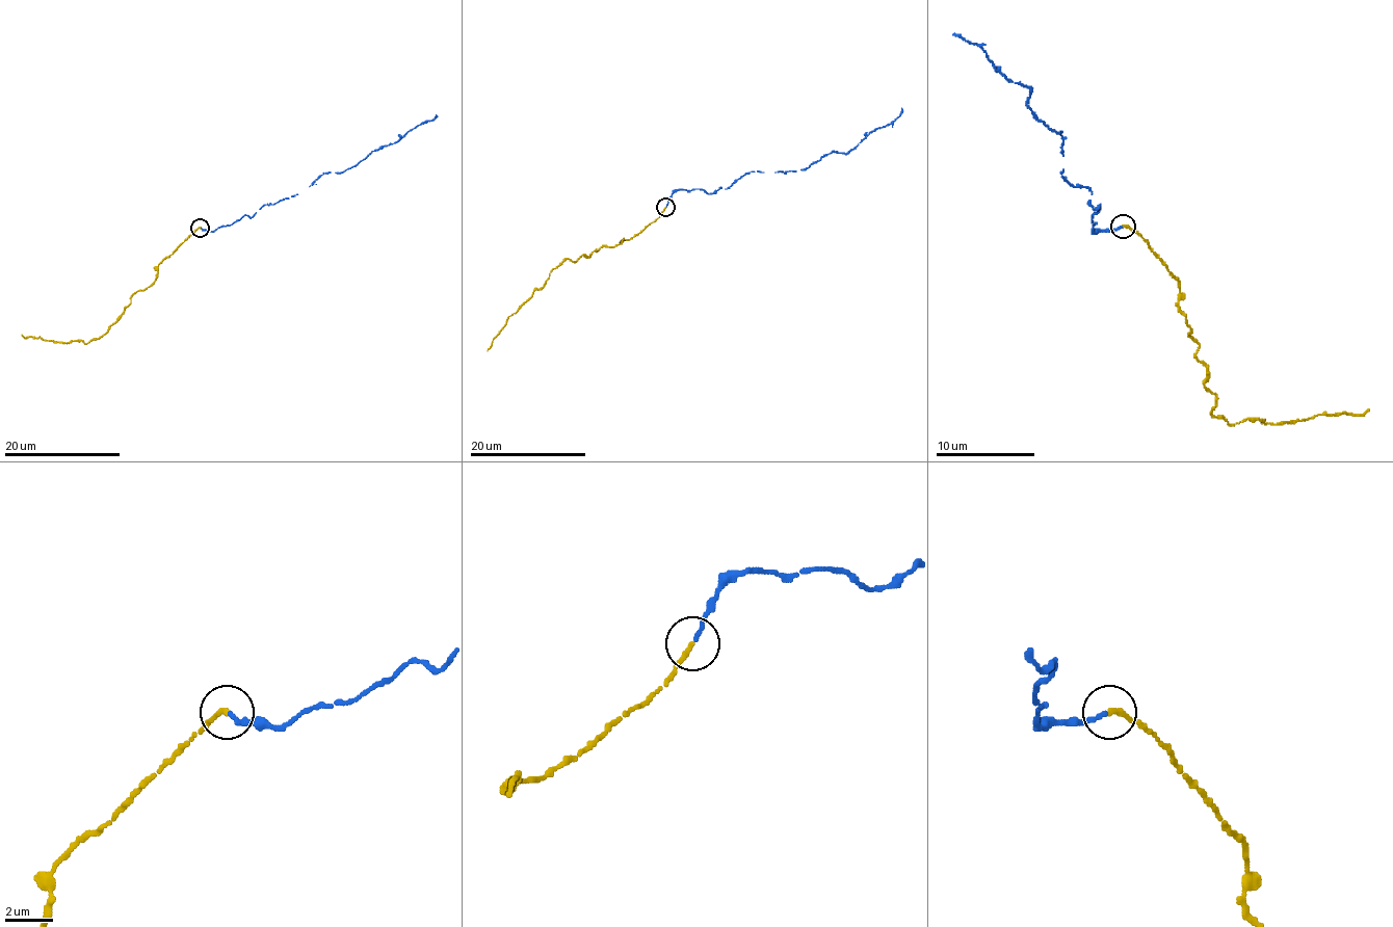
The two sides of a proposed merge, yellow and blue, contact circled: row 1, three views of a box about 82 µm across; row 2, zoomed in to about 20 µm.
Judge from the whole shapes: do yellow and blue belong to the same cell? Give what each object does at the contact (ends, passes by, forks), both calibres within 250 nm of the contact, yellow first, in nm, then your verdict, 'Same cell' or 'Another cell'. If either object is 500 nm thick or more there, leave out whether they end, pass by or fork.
At the ring yellow ends. At the ring blue ends. Thickness 240 nm (yellow) against 200 nm. Same cell

